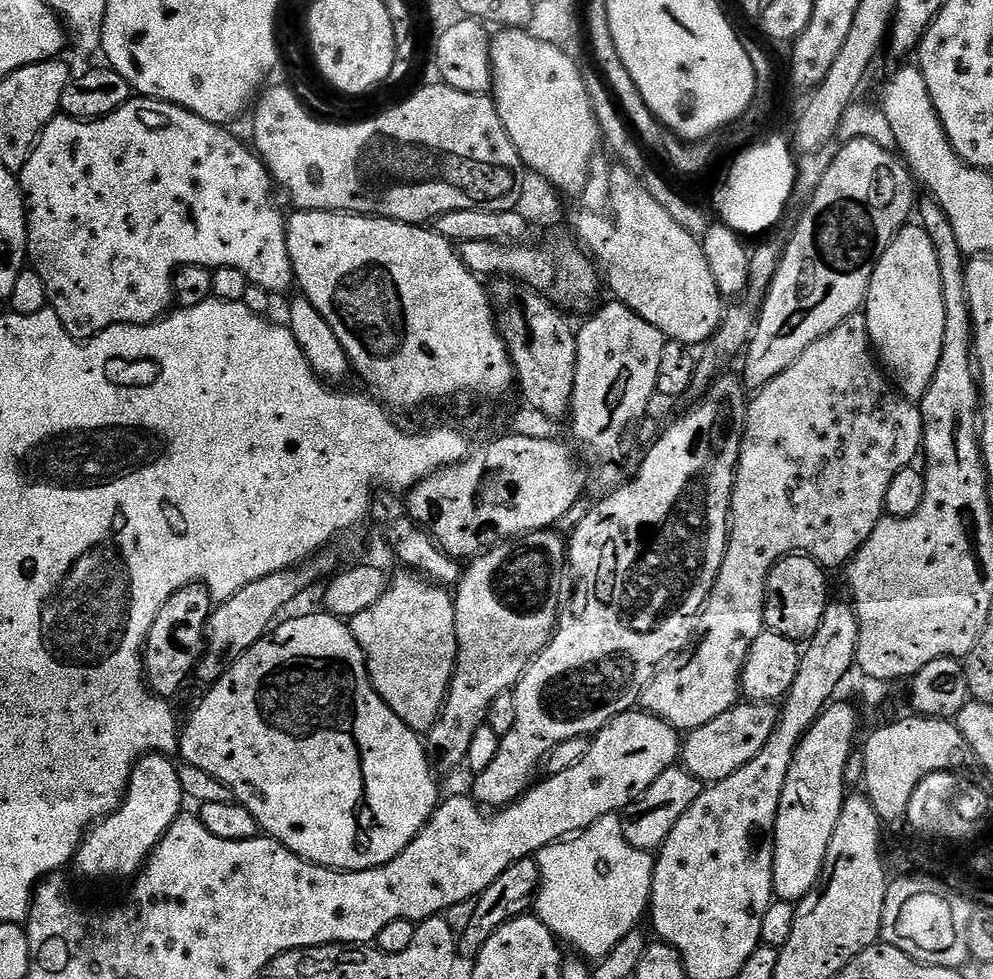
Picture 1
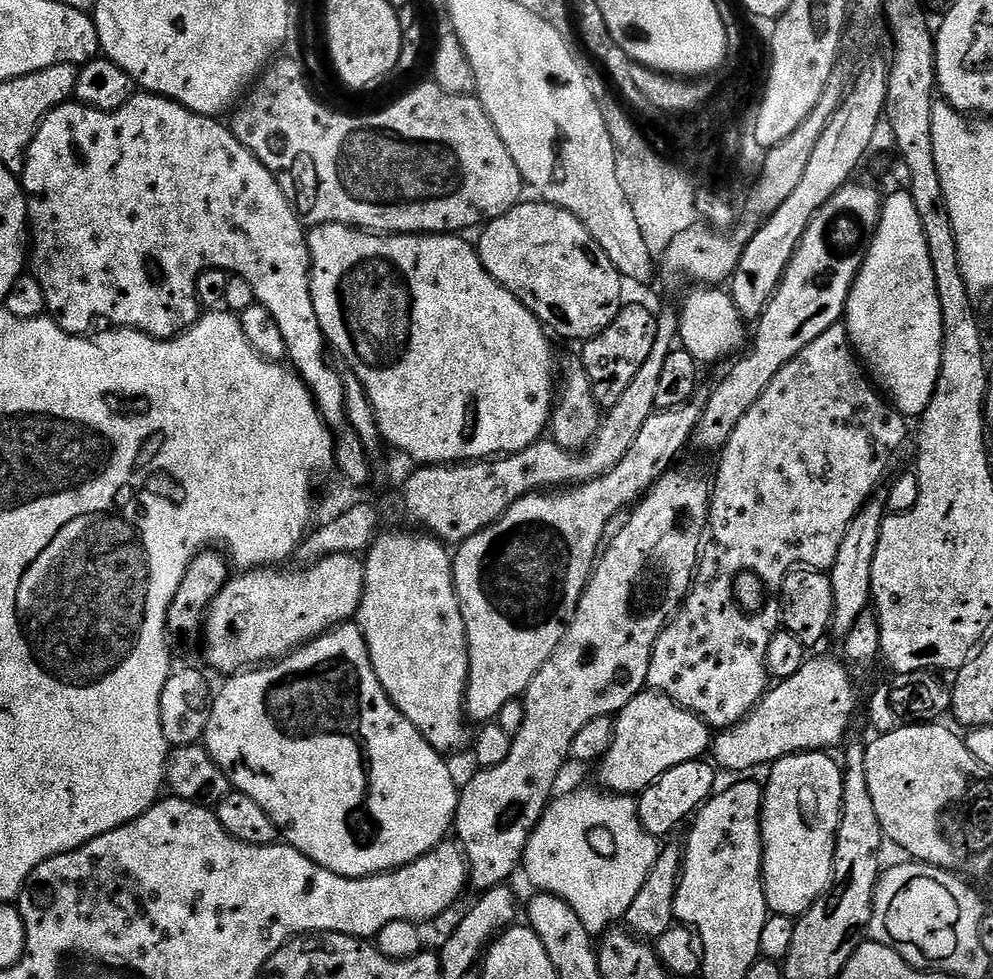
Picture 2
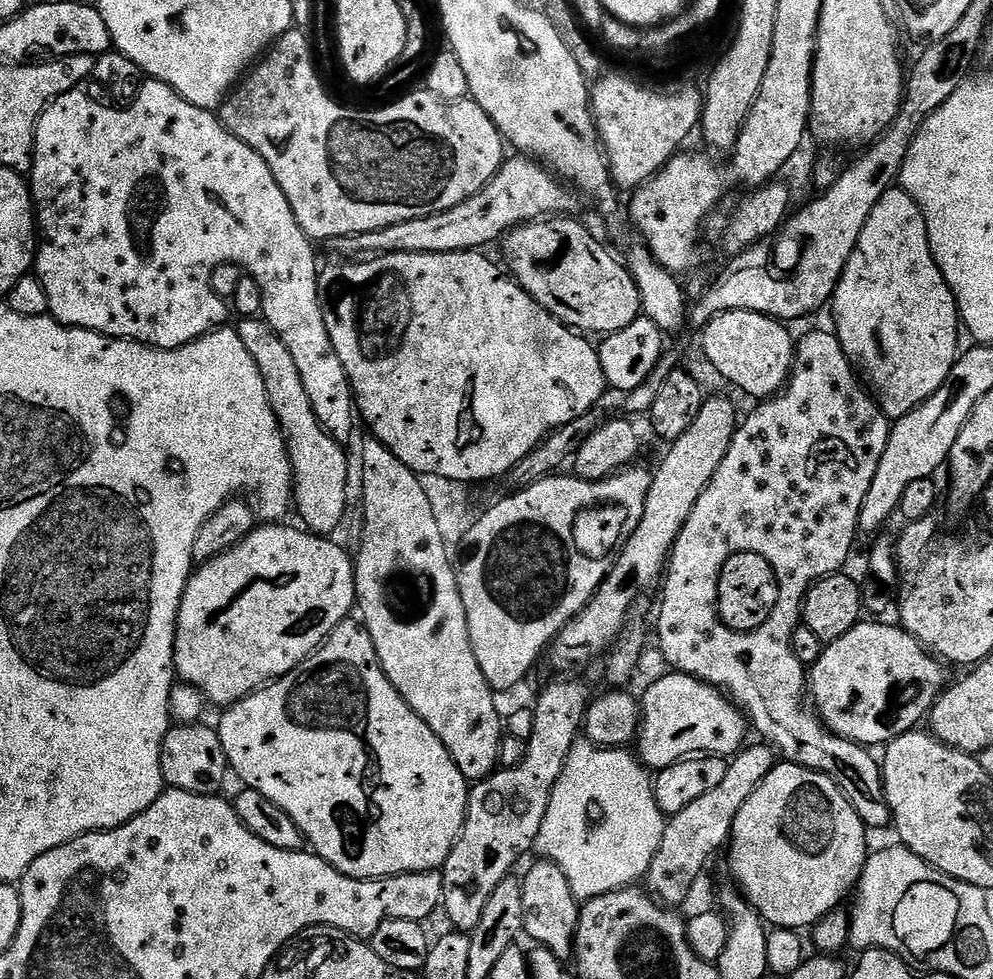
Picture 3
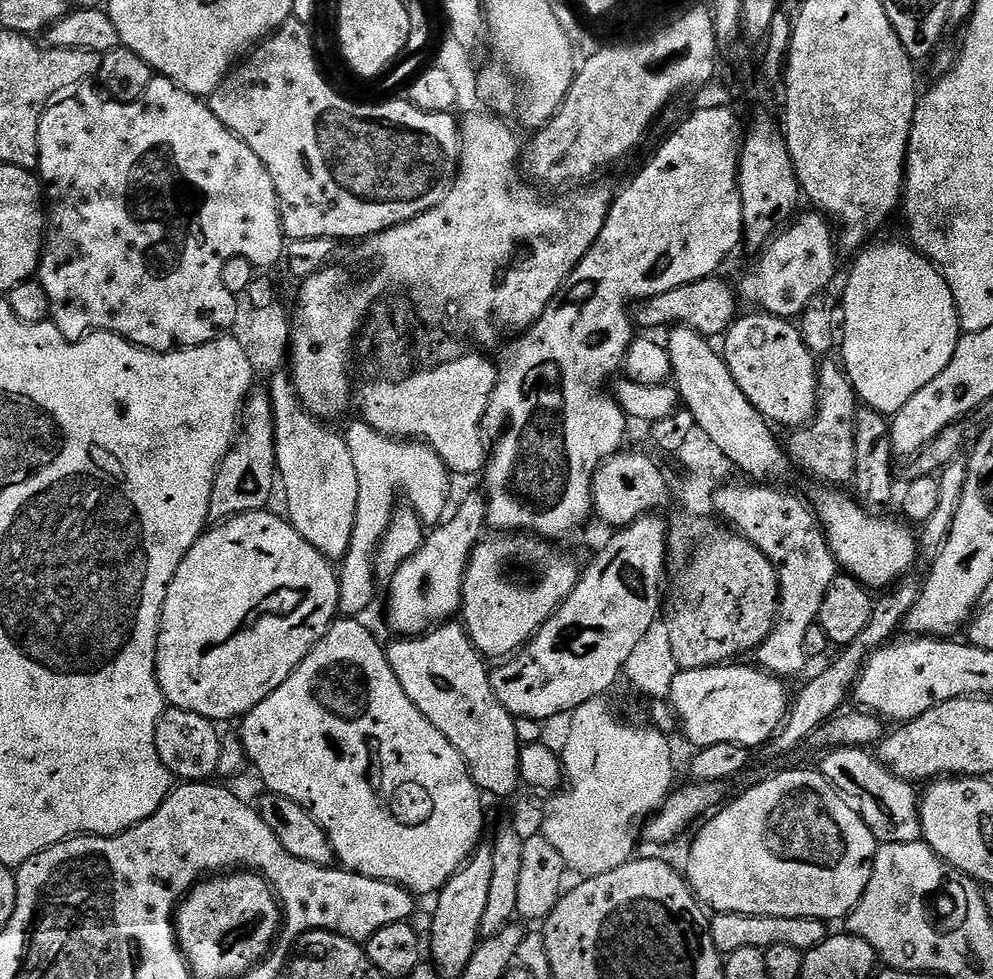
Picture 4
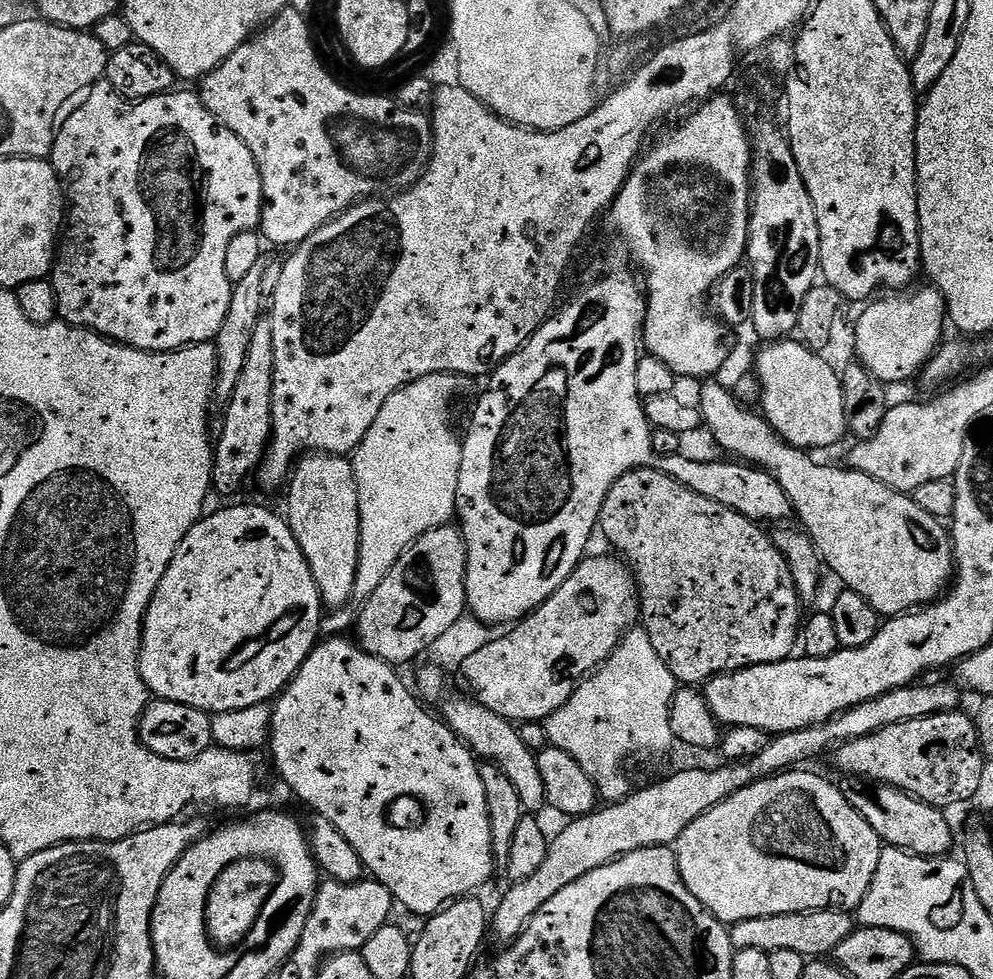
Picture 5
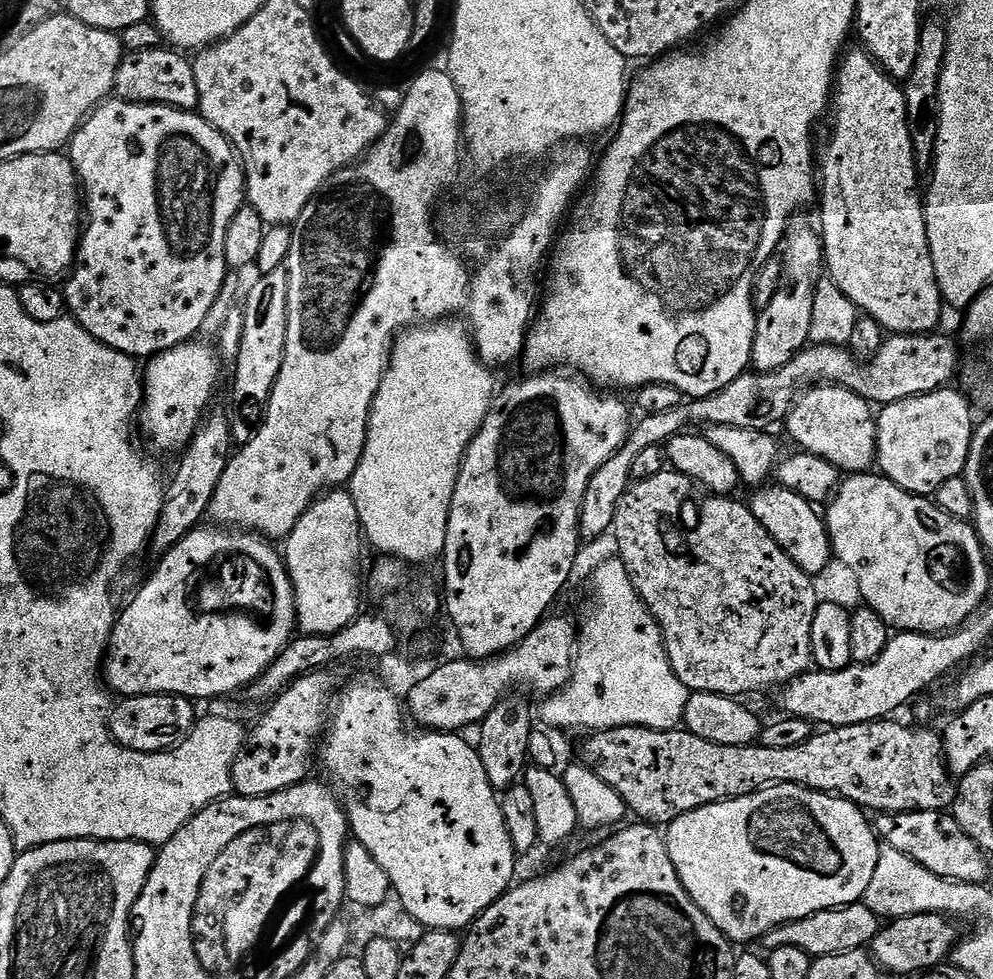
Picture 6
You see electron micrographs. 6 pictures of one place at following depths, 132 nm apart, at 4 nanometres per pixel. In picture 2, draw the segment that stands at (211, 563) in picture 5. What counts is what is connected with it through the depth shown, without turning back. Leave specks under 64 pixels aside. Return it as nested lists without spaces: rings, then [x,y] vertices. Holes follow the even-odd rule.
[[[334,554],[322,558],[316,564],[310,564],[301,567],[300,572],[280,572],[279,567],[265,566],[262,568],[253,568],[251,570],[241,571],[240,576],[233,575],[225,584],[223,590],[214,598],[214,602],[208,608],[208,616],[204,619],[204,634],[202,637],[202,653],[208,659],[208,664],[212,668],[217,668],[223,674],[235,674],[251,669],[253,666],[263,665],[265,662],[275,662],[281,656],[286,656],[290,652],[295,652],[302,644],[308,644],[311,640],[316,639],[317,636],[324,635],[329,628],[337,627],[345,622],[351,621],[355,617],[356,611],[360,608],[360,599],[364,593],[364,561],[359,555],[353,554],[347,556],[346,554]]]

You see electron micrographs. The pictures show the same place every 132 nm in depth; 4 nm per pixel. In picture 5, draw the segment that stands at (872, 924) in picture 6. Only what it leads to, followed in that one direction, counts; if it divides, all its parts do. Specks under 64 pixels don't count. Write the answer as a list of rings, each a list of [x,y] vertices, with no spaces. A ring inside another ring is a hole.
[[[823,908],[817,912],[795,912],[778,914],[766,918],[746,918],[731,925],[732,947],[737,952],[742,950],[795,950],[805,958],[828,958],[836,947],[854,931],[854,916],[851,911],[839,908]]]

